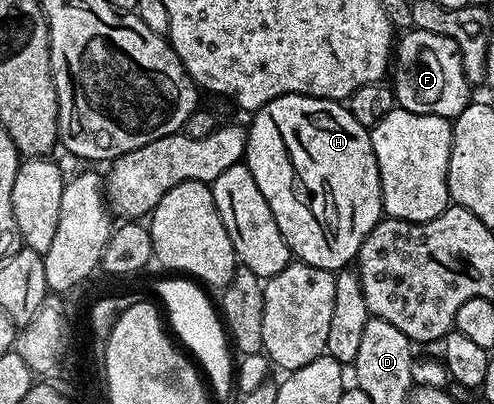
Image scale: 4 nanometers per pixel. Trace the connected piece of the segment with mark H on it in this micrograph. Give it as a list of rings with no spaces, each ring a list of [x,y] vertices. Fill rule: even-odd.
[[[275,96],[253,116],[252,125],[246,128],[246,163],[293,257],[301,264],[331,273],[347,269],[370,230],[382,219],[380,175],[369,129],[359,124],[343,103],[318,96]]]

